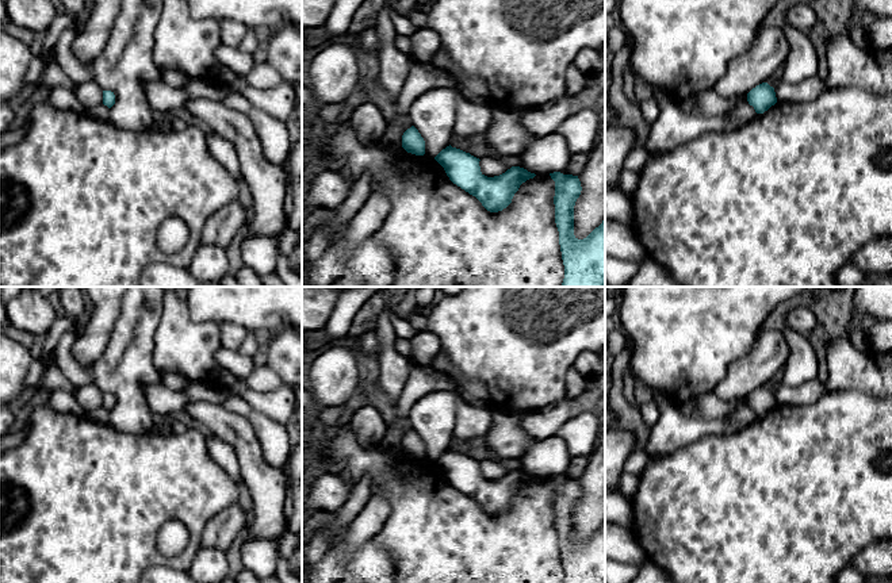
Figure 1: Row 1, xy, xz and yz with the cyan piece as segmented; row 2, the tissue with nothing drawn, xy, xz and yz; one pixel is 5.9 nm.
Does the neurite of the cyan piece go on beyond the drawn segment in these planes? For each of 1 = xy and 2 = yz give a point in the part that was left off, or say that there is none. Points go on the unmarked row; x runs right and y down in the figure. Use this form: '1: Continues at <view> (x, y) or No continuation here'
1: No continuation here
2: No continuation here

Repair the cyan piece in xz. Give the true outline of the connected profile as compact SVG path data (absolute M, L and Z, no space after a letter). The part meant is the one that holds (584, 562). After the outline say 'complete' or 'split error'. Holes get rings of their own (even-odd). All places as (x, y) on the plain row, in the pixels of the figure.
M550 476L555 484L555 526L564 568L563 583L605 583L605 522L586 541L574 538L574 509L582 490L578 479Z; complete

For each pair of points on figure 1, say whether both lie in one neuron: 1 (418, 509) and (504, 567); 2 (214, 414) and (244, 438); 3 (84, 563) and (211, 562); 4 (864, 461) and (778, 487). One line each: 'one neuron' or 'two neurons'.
1: one neuron
2: one neuron
3: two neurons
4: one neuron

